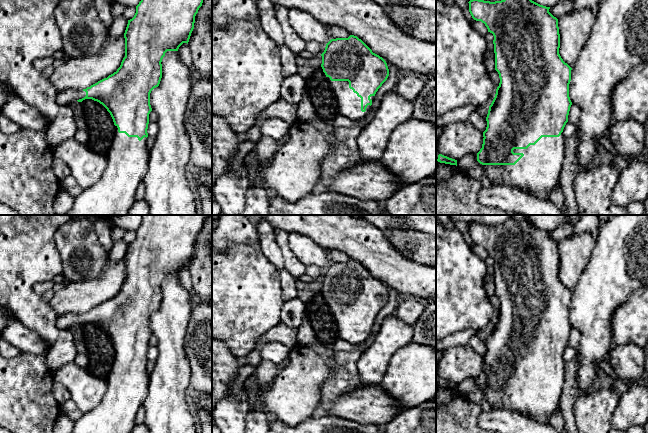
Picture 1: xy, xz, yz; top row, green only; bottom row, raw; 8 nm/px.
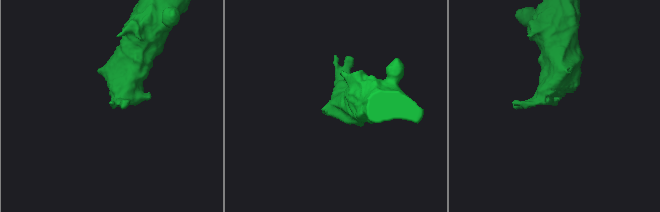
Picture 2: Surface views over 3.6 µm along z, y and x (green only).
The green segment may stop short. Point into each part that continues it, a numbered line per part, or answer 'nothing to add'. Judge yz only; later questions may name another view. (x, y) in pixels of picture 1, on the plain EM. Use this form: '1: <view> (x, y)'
1: yz (538, 396)

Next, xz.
1: xz (347, 327)

